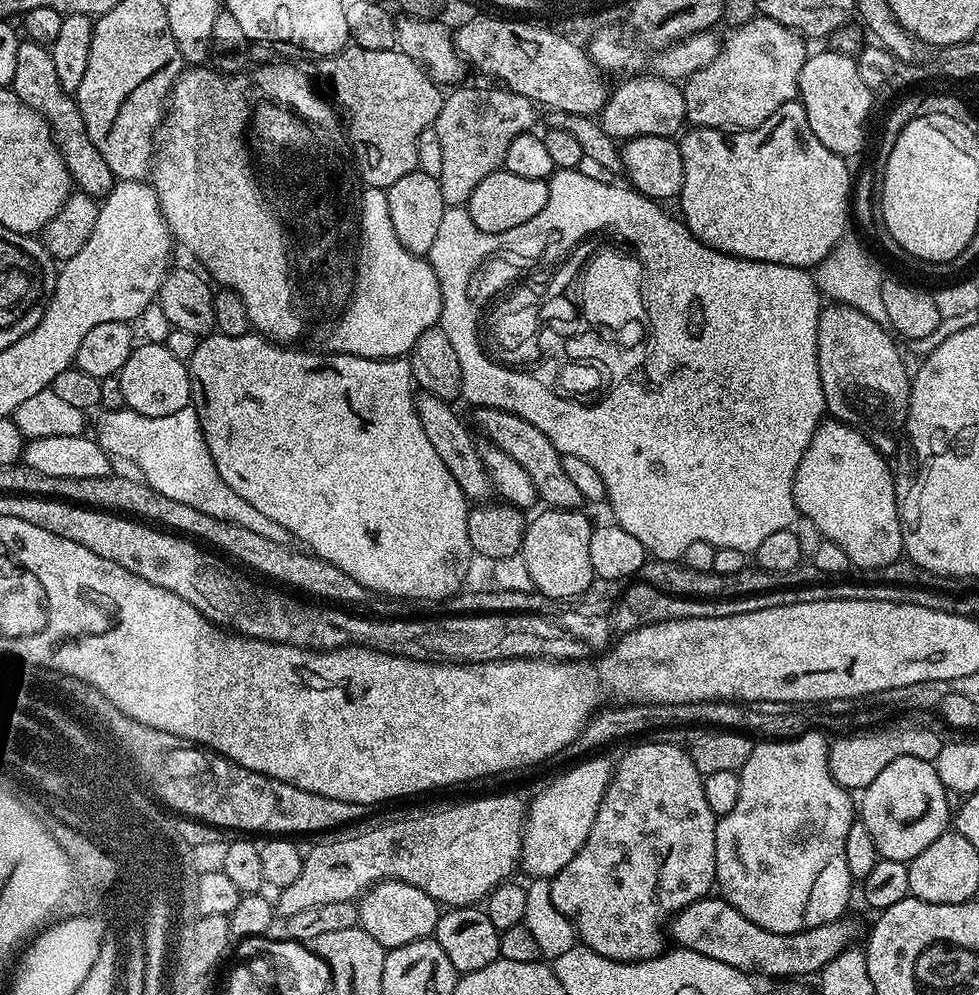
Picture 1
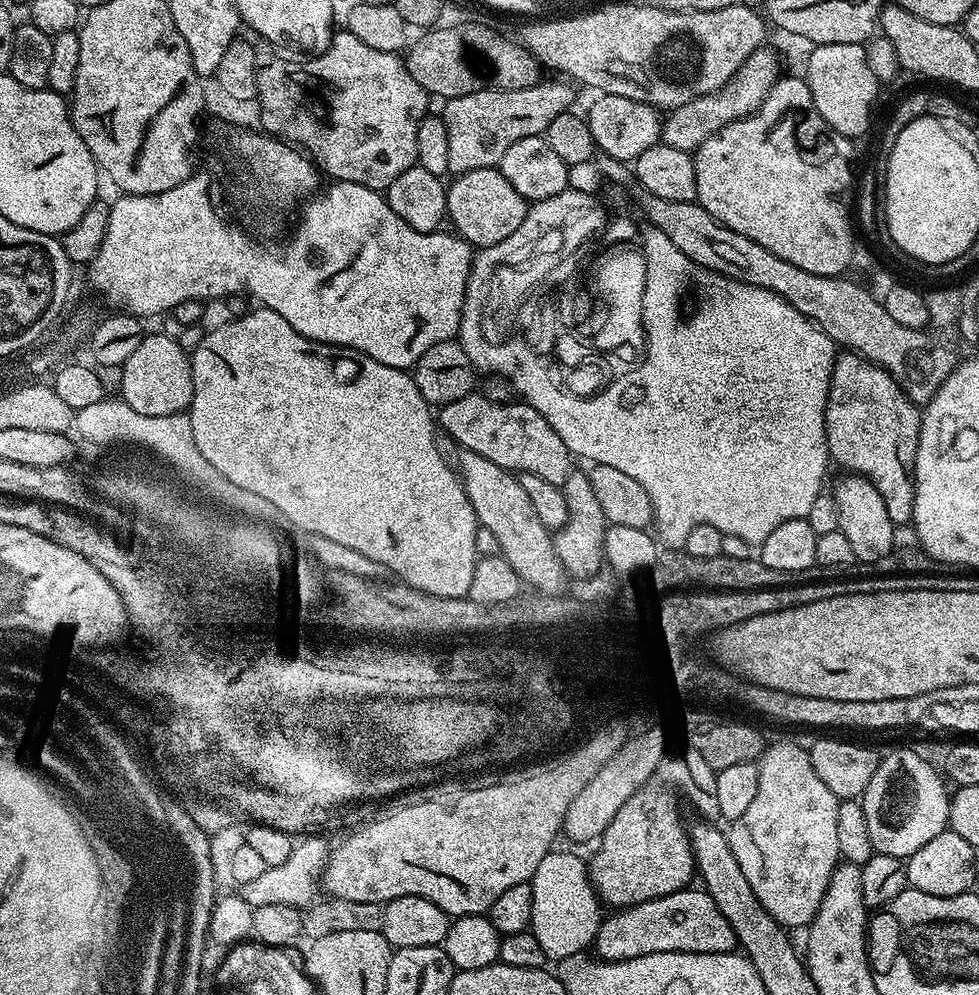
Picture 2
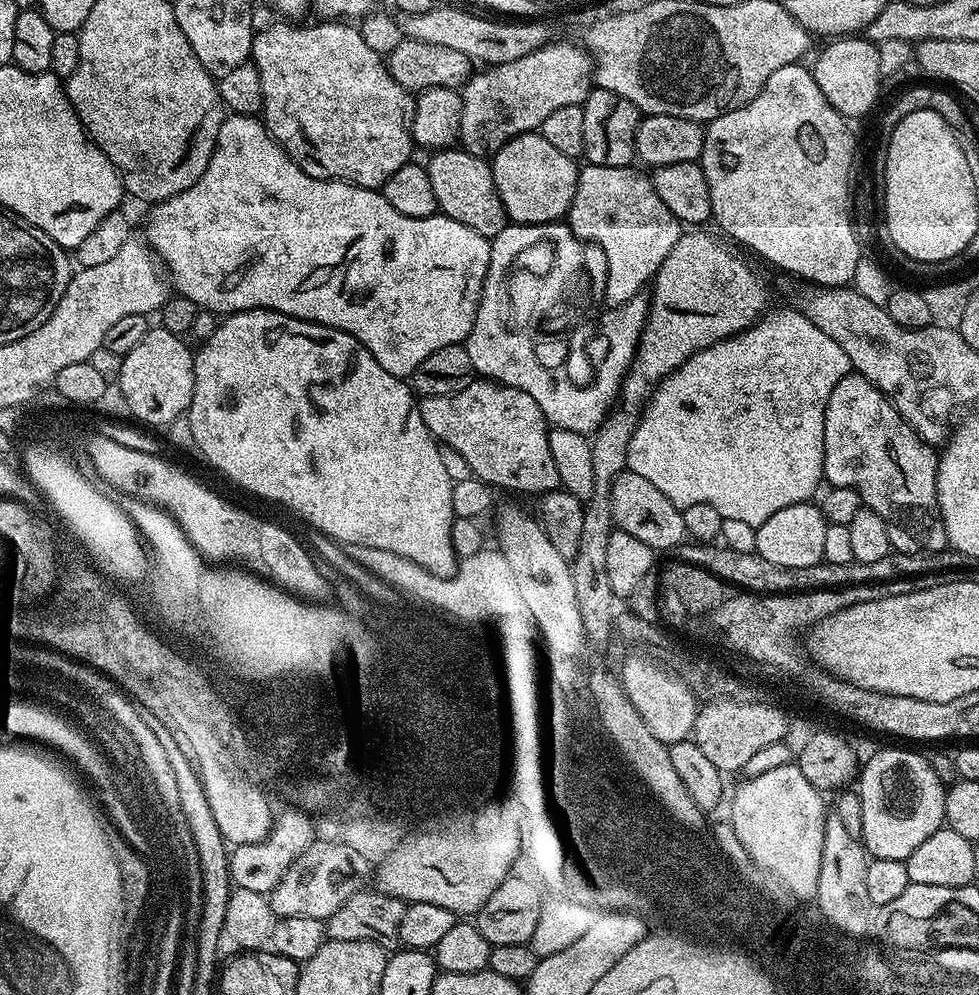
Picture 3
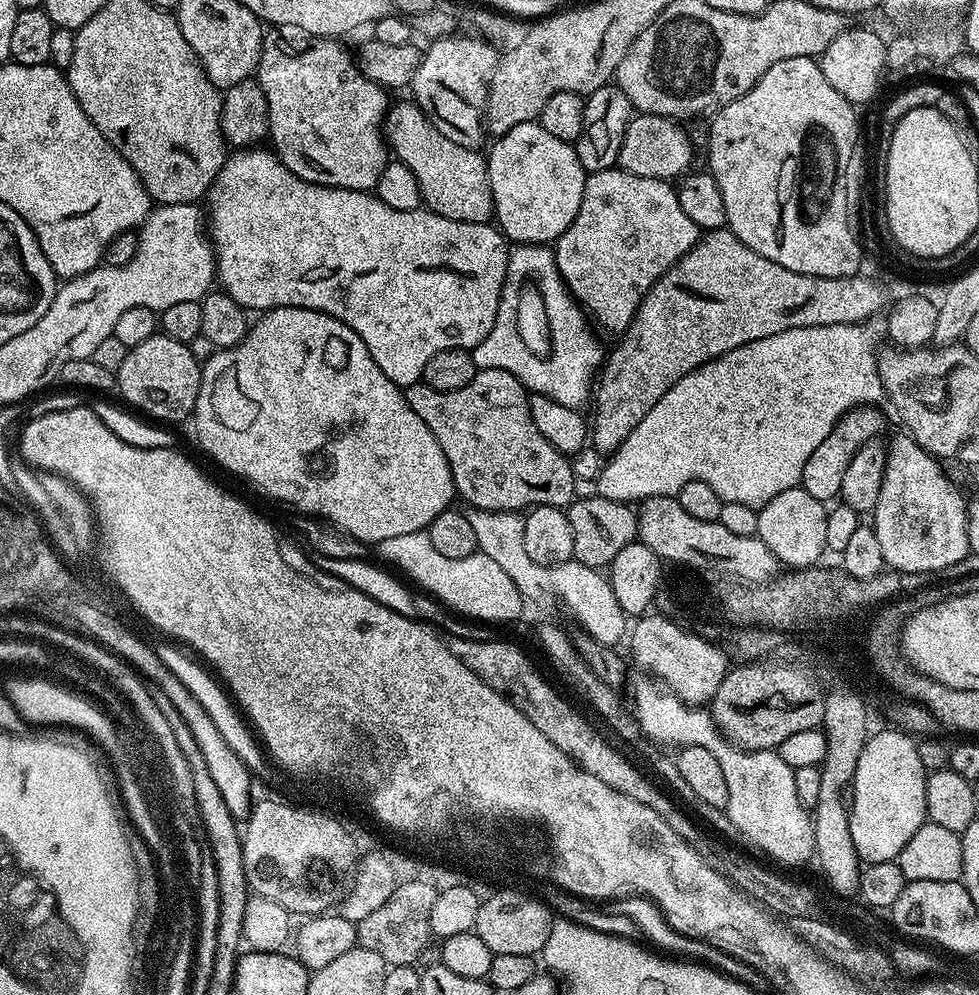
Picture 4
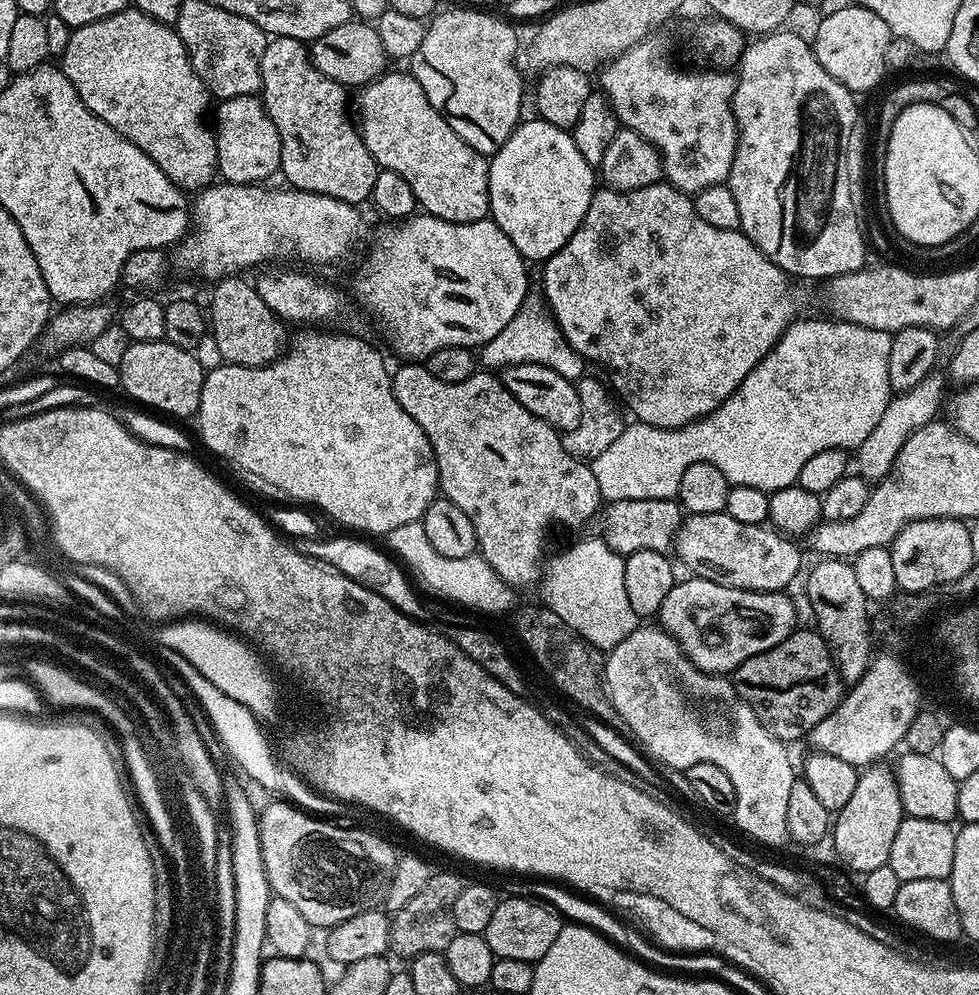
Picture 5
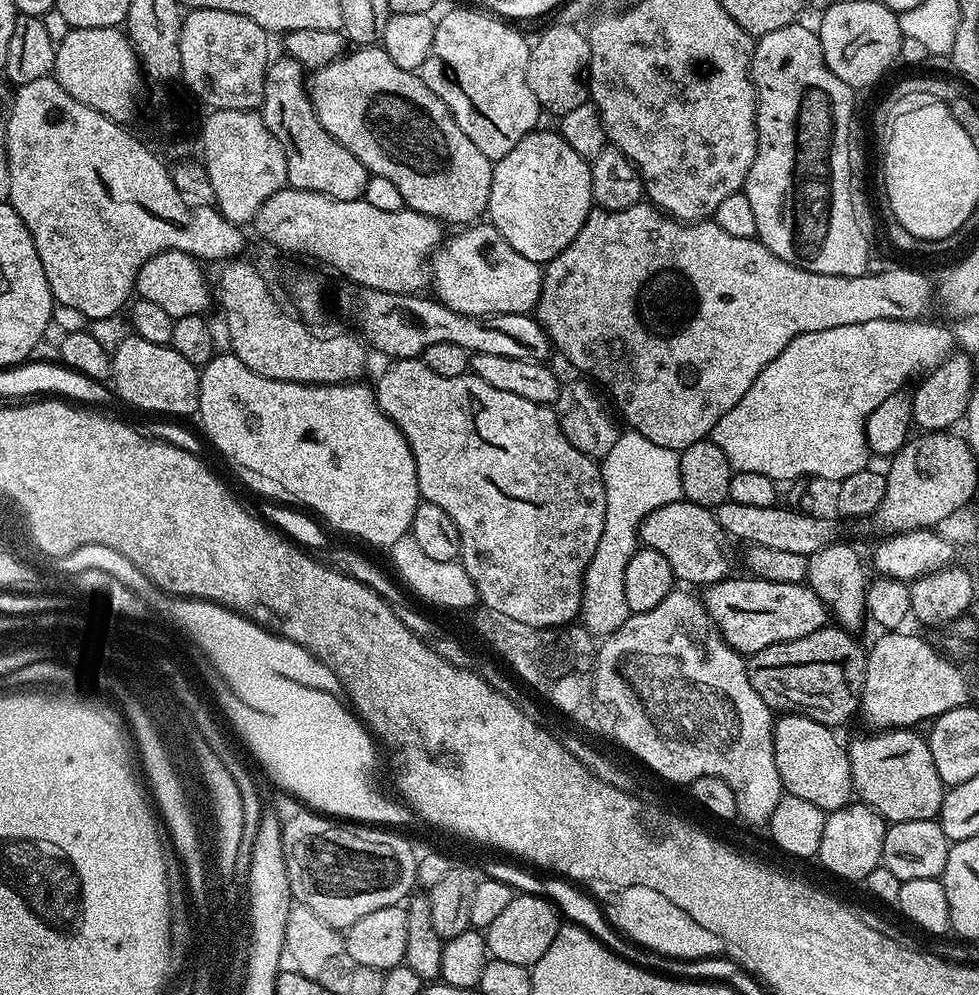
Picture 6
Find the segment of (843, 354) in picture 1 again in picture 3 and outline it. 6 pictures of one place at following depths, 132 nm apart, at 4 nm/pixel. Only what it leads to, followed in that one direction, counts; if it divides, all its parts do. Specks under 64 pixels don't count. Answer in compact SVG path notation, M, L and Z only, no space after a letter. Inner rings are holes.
M852 370L848 375L843 376L834 386L834 391L830 393L830 398L826 402L826 418L824 419L824 480L834 488L855 488L859 493L863 507L876 512L888 523L888 533L893 549L906 554L918 554L919 552L943 552L949 547L946 526L940 517L940 507L938 506L938 490L936 489L936 475L938 474L938 452L933 445L927 444L924 439L912 431L905 420L900 417L899 410L882 395L877 388L859 372Z

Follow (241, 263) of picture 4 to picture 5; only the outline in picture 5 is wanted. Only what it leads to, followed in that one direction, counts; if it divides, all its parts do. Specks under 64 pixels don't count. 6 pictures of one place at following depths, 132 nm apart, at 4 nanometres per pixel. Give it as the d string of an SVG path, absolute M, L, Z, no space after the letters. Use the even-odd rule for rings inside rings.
M417 214L407 220L392 222L376 236L372 253L352 280L356 300L384 327L392 348L408 362L427 361L434 350L462 346L473 350L490 343L518 314L528 295L528 268L523 256L502 234L491 218L459 224L437 216Z

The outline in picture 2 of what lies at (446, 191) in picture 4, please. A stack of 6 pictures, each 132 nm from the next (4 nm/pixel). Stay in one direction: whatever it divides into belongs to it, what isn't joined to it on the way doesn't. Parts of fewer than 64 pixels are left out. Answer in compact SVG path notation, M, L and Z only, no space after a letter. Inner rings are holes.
M499 167L461 172L453 180L456 181L447 185L447 219L450 224L452 220L455 235L472 245L473 249L489 248L503 242L518 230L518 226L522 226L530 207L529 201L524 200L510 182L506 182Z

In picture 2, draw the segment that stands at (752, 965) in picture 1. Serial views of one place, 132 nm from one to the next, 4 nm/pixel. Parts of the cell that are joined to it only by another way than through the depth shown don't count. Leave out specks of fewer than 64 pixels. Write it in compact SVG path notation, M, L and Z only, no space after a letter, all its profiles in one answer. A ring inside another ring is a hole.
M696 886L654 898L650 902L622 908L608 915L600 921L594 945L594 952L597 952L595 955L604 962L642 958L642 954L663 952L722 954L737 947L734 930L730 922L722 918L722 910L718 910L714 898L710 898L708 892Z

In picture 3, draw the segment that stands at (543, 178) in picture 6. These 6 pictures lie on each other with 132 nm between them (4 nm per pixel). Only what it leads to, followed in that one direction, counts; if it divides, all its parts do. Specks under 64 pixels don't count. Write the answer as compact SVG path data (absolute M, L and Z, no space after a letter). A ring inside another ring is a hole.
M536 132L516 136L494 153L490 160L494 182L502 198L504 213L514 224L555 224L567 217L576 189L578 171L573 157L554 150L546 138Z

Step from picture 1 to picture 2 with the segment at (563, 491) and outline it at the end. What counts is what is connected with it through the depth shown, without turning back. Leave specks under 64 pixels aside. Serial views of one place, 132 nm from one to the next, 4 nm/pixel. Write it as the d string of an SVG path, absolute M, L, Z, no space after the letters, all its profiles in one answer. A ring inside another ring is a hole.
M472 391L466 398L458 398L458 402L450 402L443 405L438 412L438 424L444 432L459 447L467 452L482 454L482 458L490 458L497 466L502 466L507 472L517 474L538 474L538 478L546 478L546 482L557 486L563 486L568 477L568 473L573 471L574 457L569 452L566 442L554 434L554 426L538 414L529 404L515 402L516 404L499 404L496 400L491 400L488 396L479 396L479 391Z

